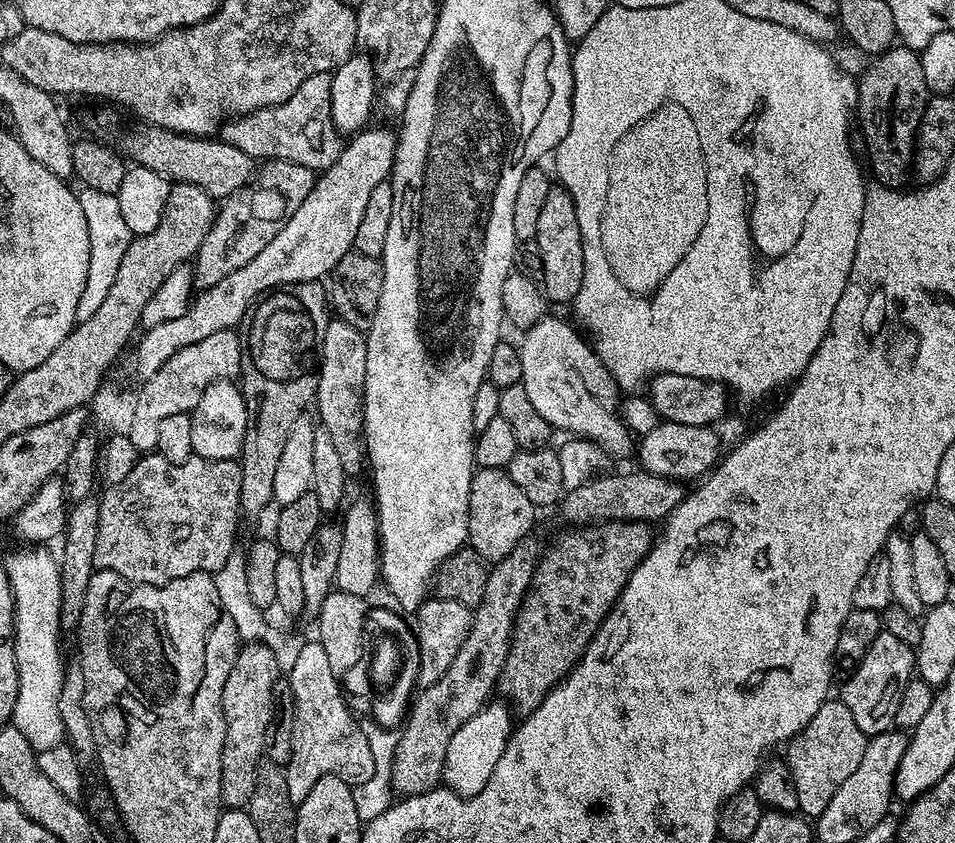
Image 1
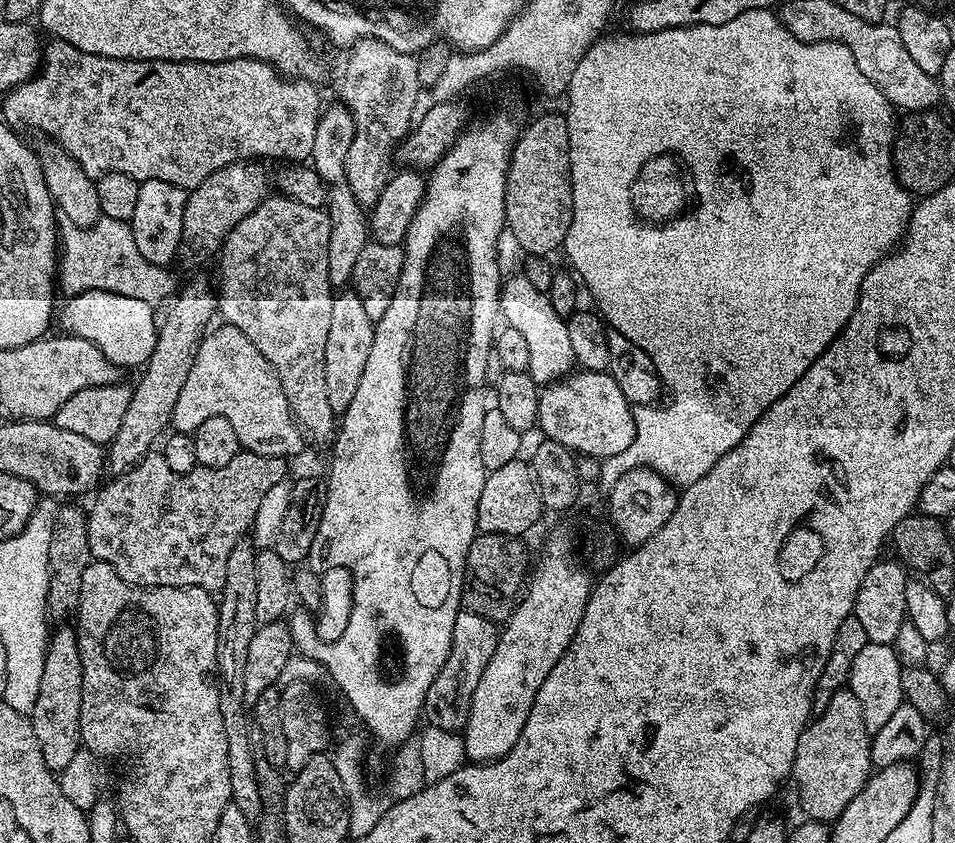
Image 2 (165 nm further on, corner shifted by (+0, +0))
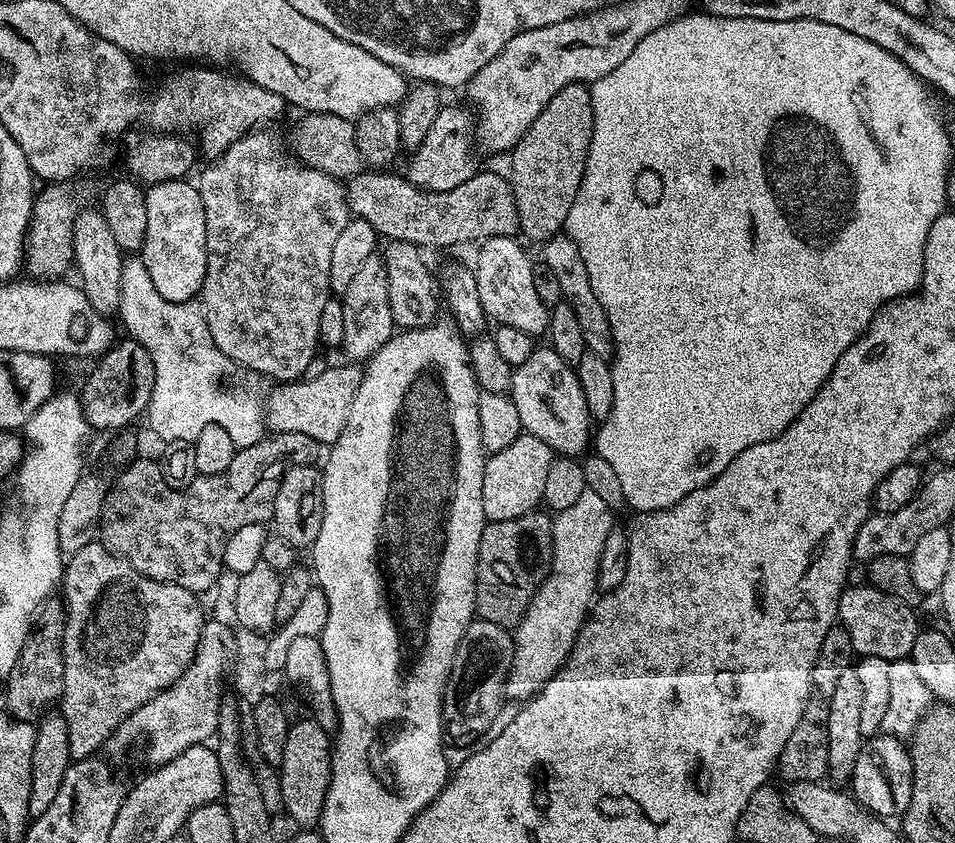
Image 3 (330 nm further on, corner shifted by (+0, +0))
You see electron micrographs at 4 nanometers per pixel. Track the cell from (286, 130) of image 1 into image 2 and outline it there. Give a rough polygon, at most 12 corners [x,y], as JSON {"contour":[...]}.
{"contour":[[52,38],[3,119],[90,177],[191,190],[307,161],[316,88],[262,60]]}

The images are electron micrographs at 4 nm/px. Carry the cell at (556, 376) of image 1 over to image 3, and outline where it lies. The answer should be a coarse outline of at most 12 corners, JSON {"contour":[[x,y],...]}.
{"contour":[[491,236],[474,271],[489,321],[533,338],[550,309],[519,239]]}

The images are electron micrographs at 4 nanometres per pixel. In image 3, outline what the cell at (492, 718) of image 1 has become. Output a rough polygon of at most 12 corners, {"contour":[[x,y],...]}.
{"contour":[[614,508],[555,513],[552,568],[514,629],[504,687],[527,702],[568,661],[597,599]]}

